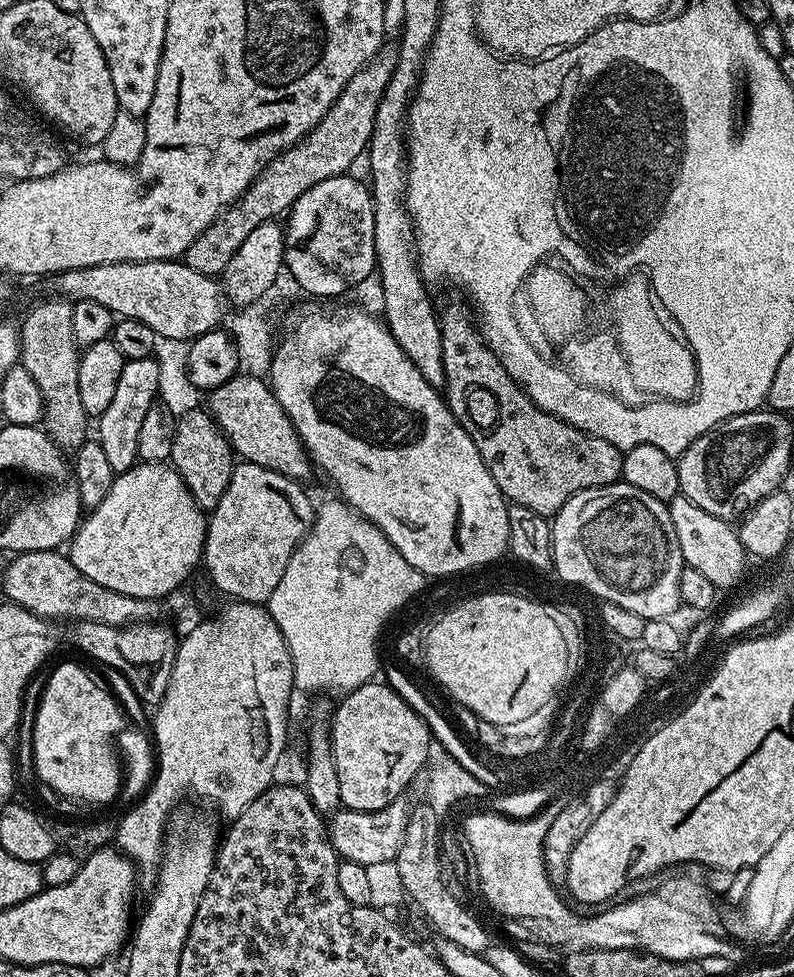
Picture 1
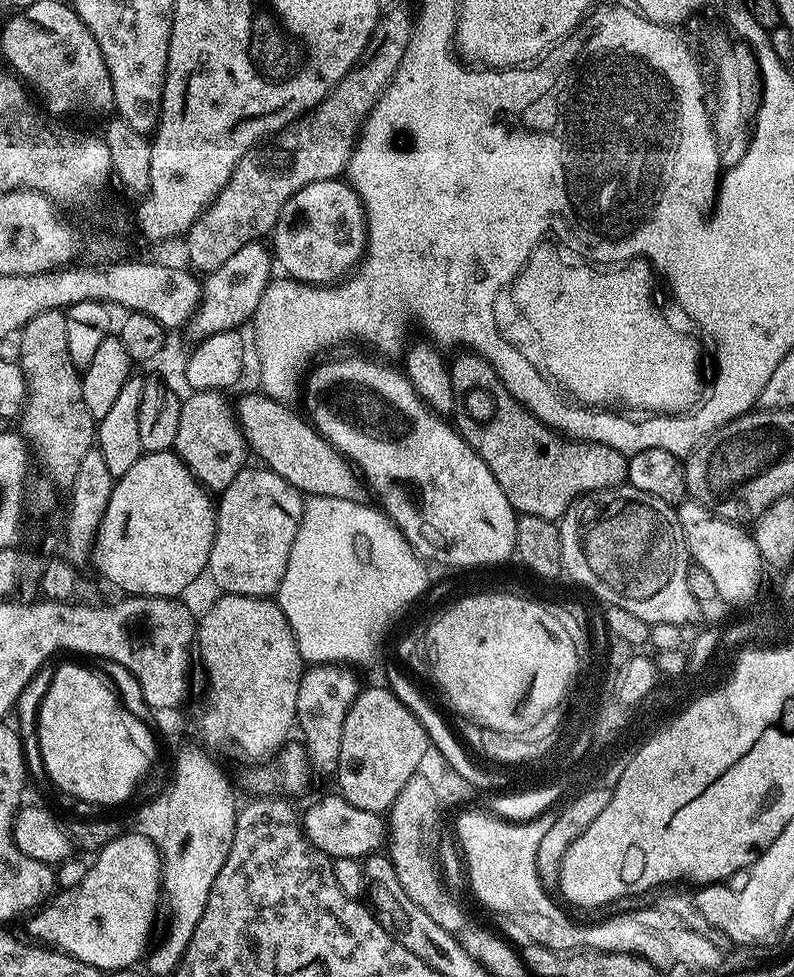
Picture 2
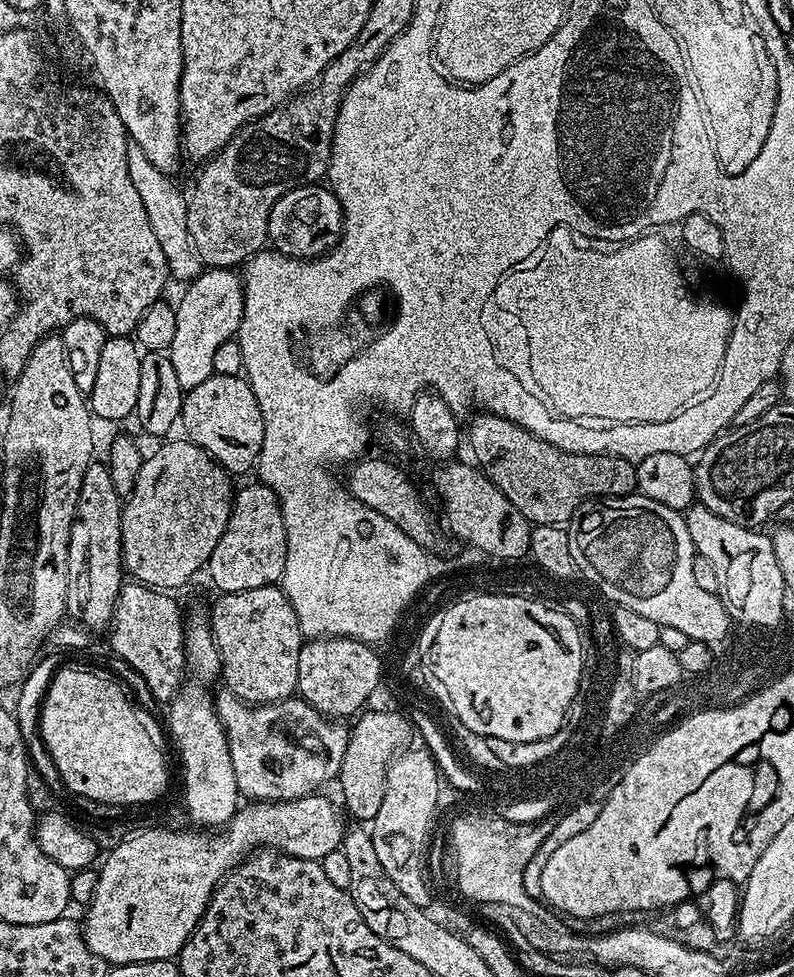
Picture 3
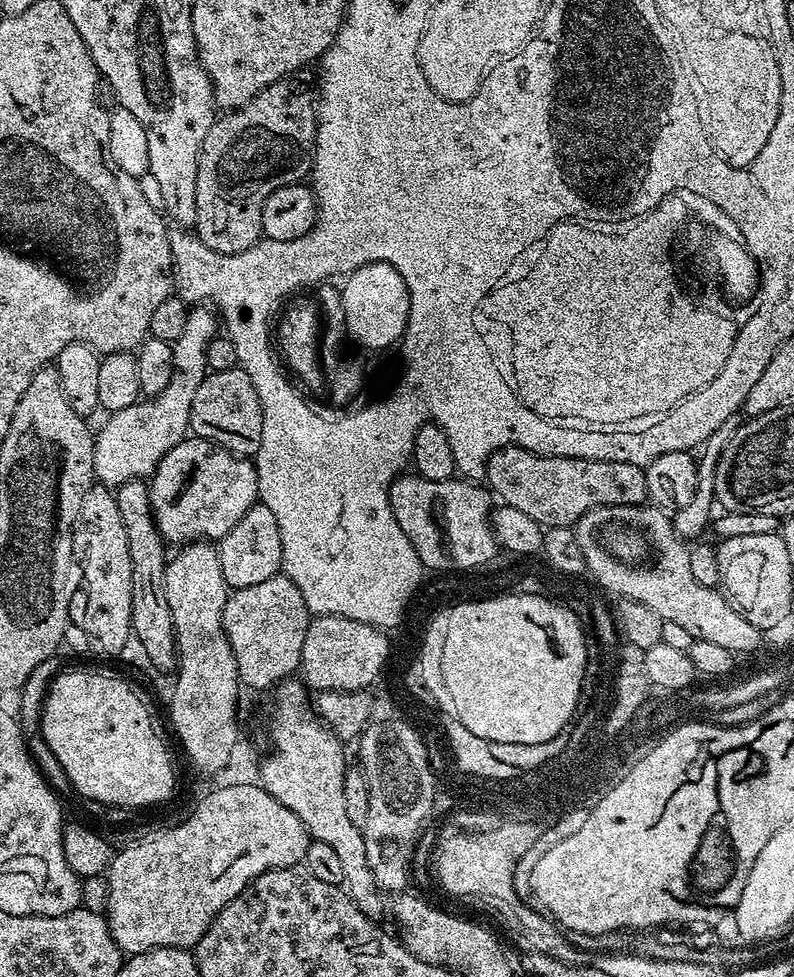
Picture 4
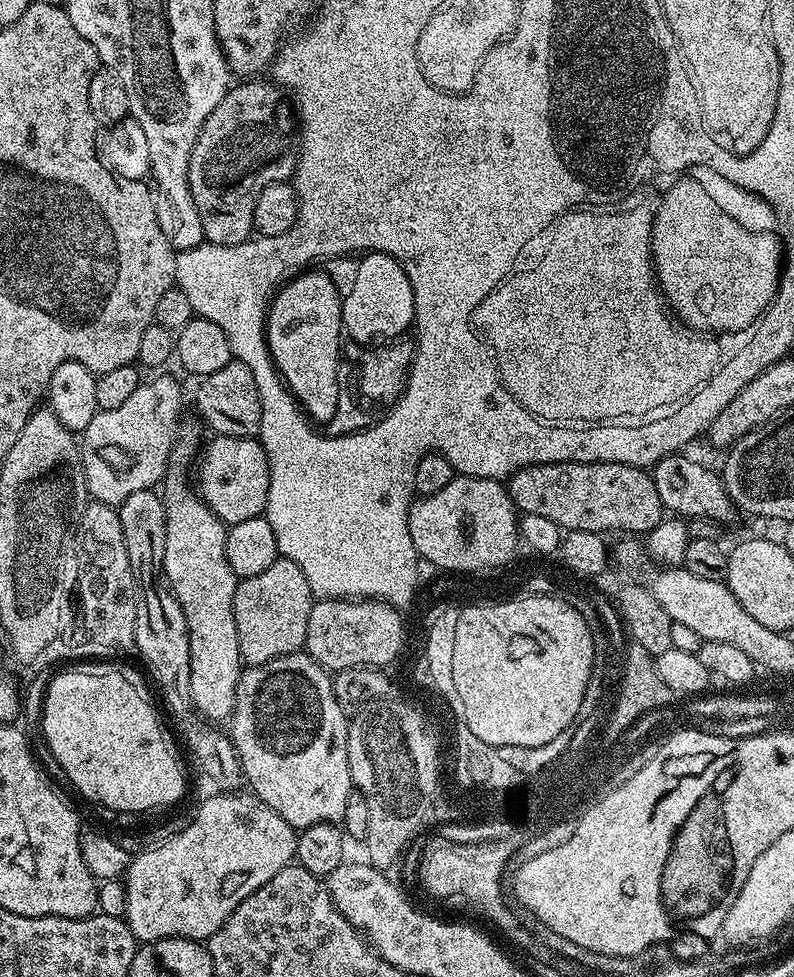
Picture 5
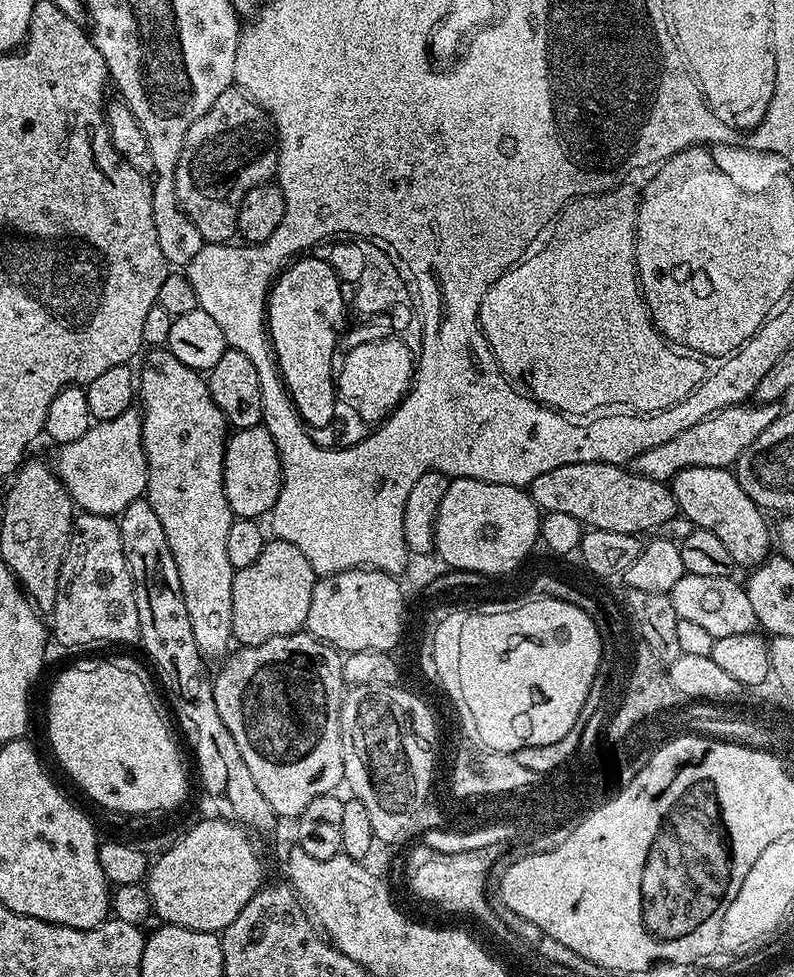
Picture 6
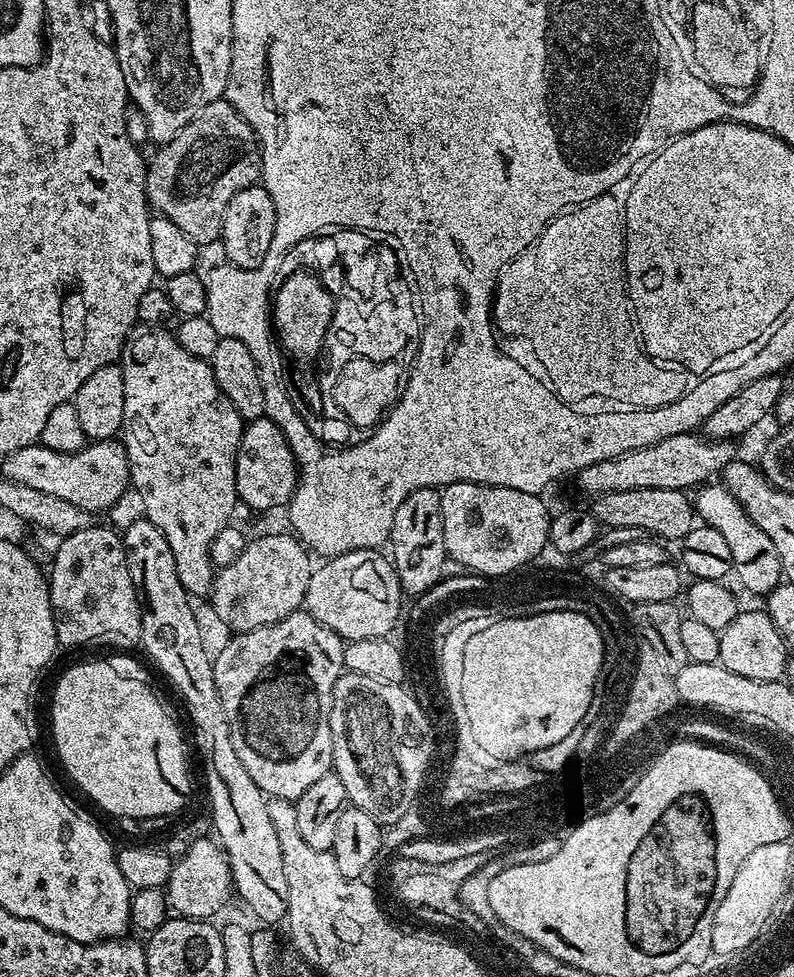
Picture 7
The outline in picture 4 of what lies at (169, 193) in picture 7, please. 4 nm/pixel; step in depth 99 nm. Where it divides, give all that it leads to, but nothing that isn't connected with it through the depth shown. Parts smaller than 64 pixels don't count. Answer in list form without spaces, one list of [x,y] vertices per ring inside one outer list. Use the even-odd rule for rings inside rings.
[[[285,78],[266,86],[250,102],[217,115],[202,142],[198,158],[198,214],[194,235],[207,248],[222,254],[238,254],[250,250],[264,236],[262,206],[266,198],[282,186],[299,184],[312,171],[312,157],[316,151],[316,113],[318,100],[308,88],[303,88],[296,78]]]

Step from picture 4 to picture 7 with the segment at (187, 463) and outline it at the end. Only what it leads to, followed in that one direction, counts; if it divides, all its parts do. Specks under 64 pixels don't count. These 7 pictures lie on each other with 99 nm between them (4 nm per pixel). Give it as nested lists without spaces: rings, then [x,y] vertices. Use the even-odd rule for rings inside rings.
[[[268,416],[247,421],[236,455],[236,495],[239,503],[256,512],[283,509],[296,493],[297,479],[296,459],[292,456],[290,442],[286,442],[286,434],[282,434]]]

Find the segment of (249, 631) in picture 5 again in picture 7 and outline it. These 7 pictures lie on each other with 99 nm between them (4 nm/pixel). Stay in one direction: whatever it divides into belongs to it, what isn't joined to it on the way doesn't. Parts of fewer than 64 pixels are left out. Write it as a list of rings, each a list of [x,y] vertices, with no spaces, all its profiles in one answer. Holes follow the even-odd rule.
[[[287,535],[249,539],[242,554],[238,554],[230,566],[215,573],[210,593],[212,608],[217,618],[226,627],[232,628],[233,633],[258,630],[286,618],[292,612],[301,611],[306,586],[310,586],[314,571],[313,557],[295,535]]]

